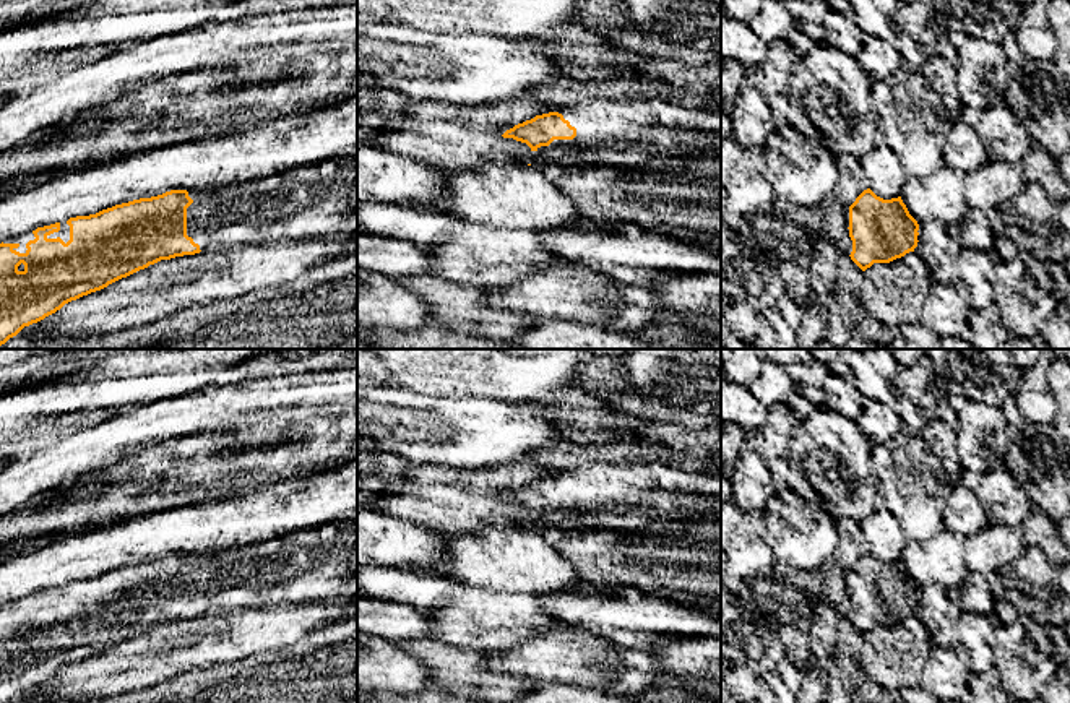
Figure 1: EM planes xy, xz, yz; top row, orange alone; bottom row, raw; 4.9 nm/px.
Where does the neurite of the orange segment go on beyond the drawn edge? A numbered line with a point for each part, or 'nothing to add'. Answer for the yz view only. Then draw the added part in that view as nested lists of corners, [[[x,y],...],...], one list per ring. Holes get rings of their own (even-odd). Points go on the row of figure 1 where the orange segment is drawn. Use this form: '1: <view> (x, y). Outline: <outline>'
nothing to add

